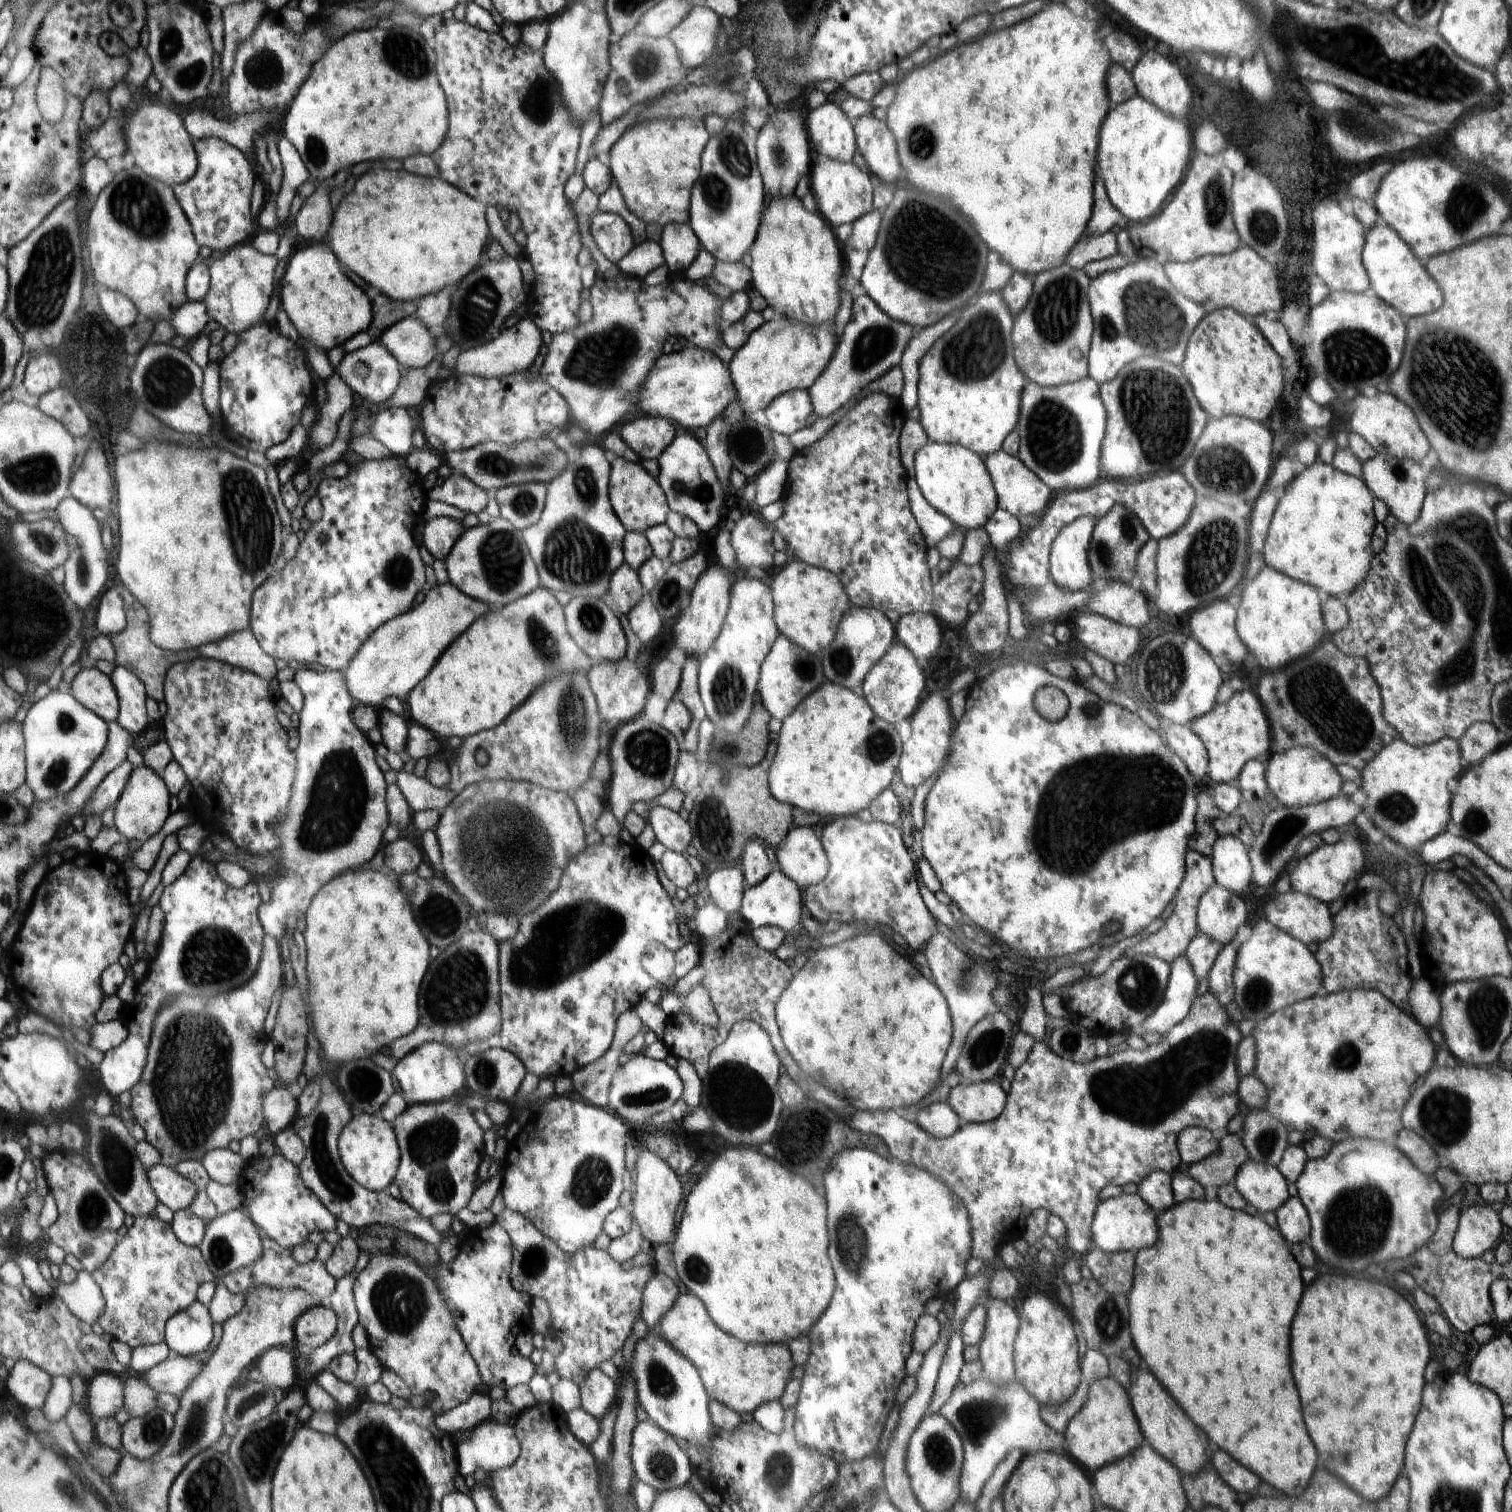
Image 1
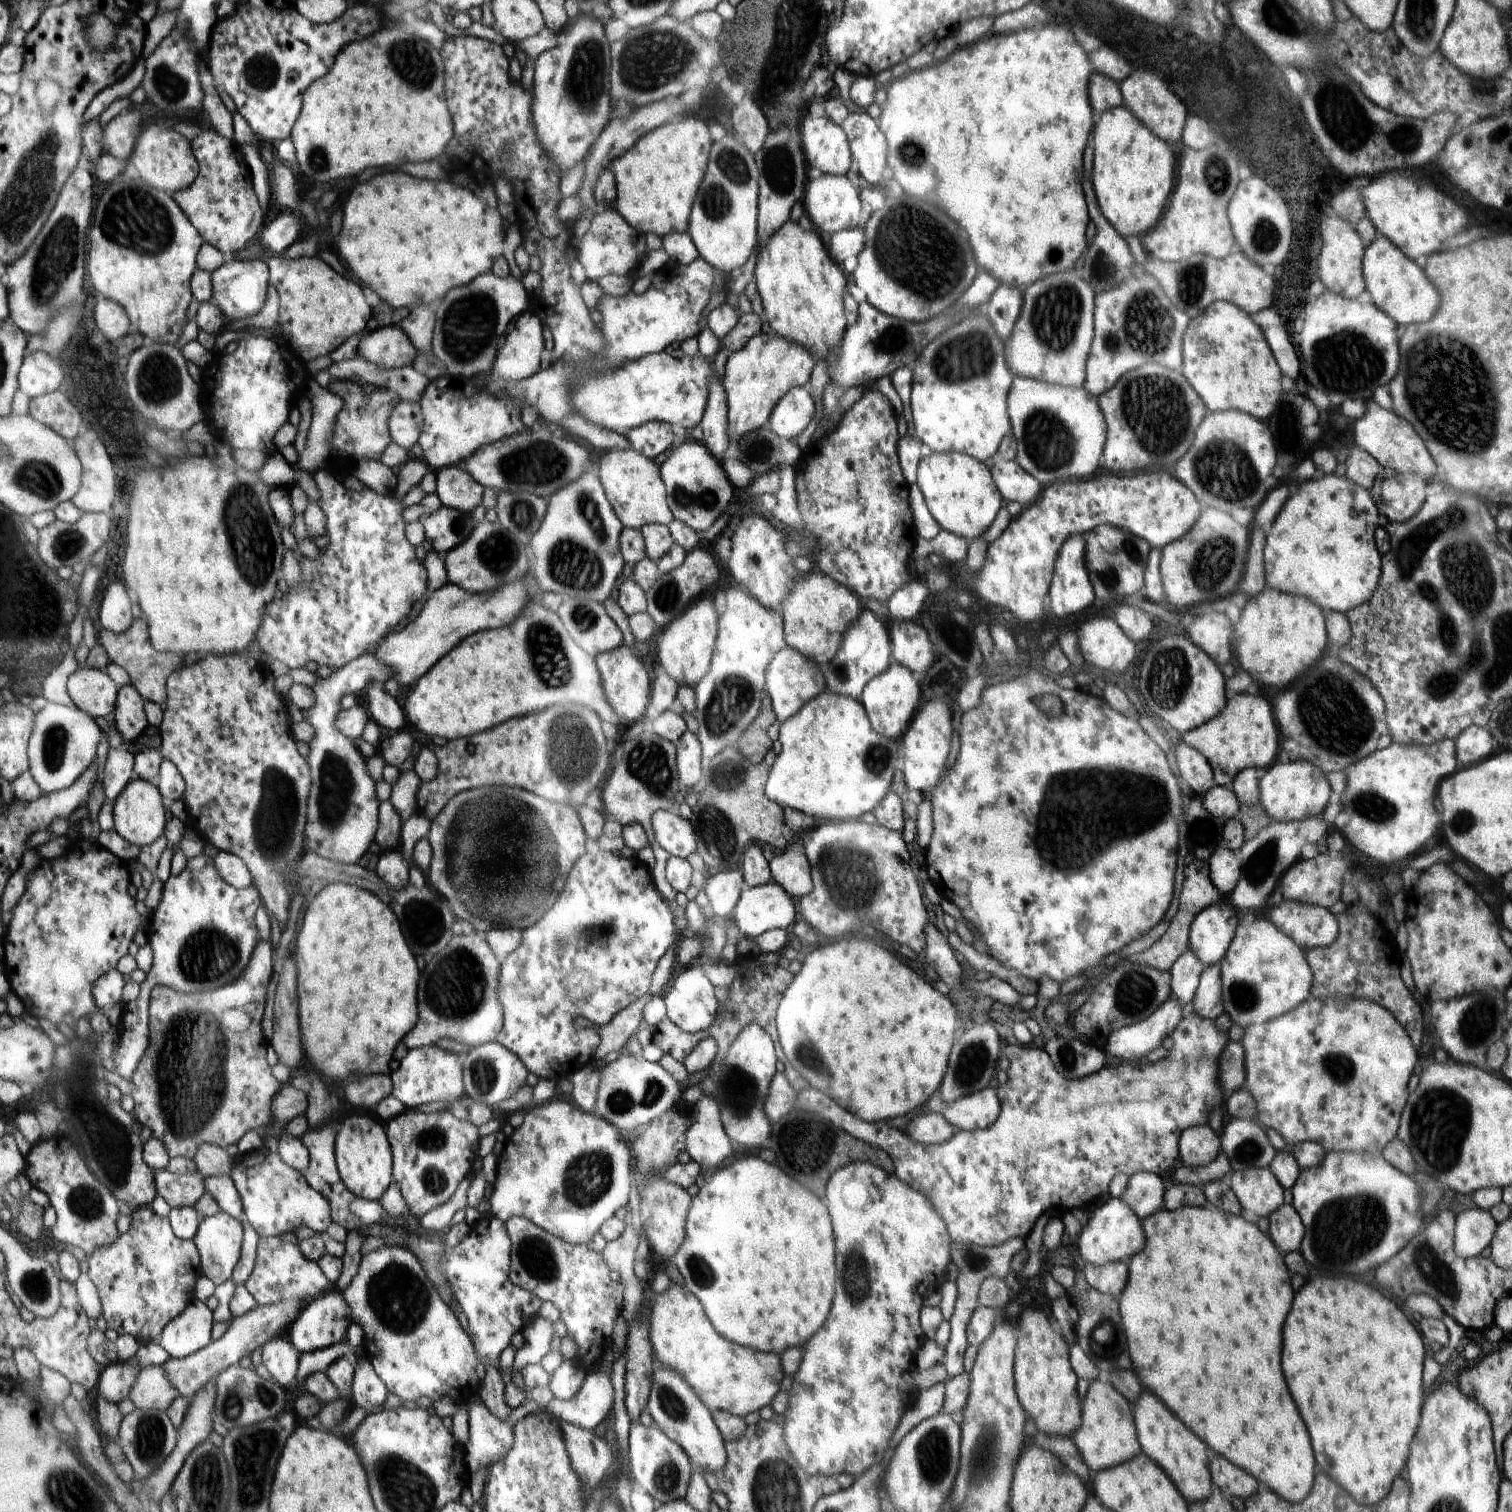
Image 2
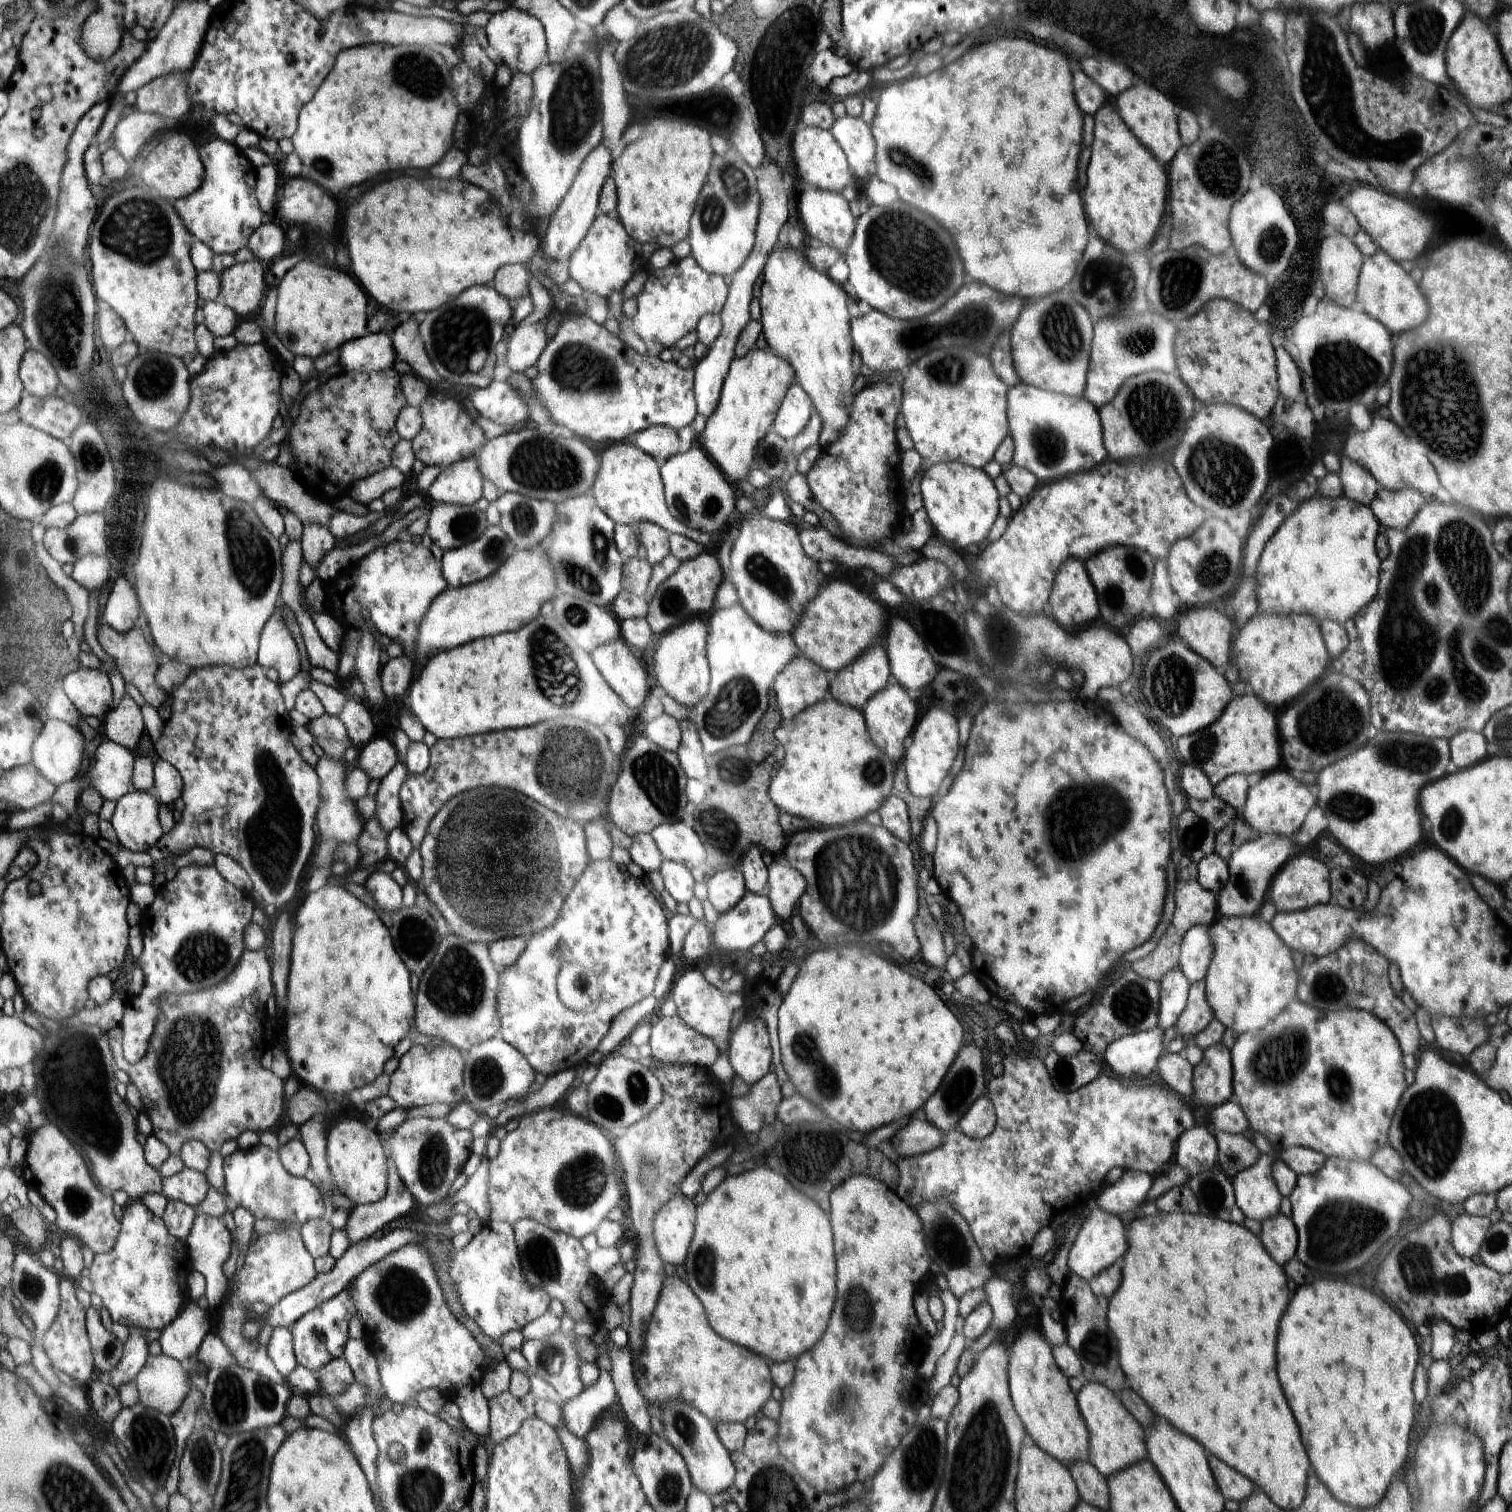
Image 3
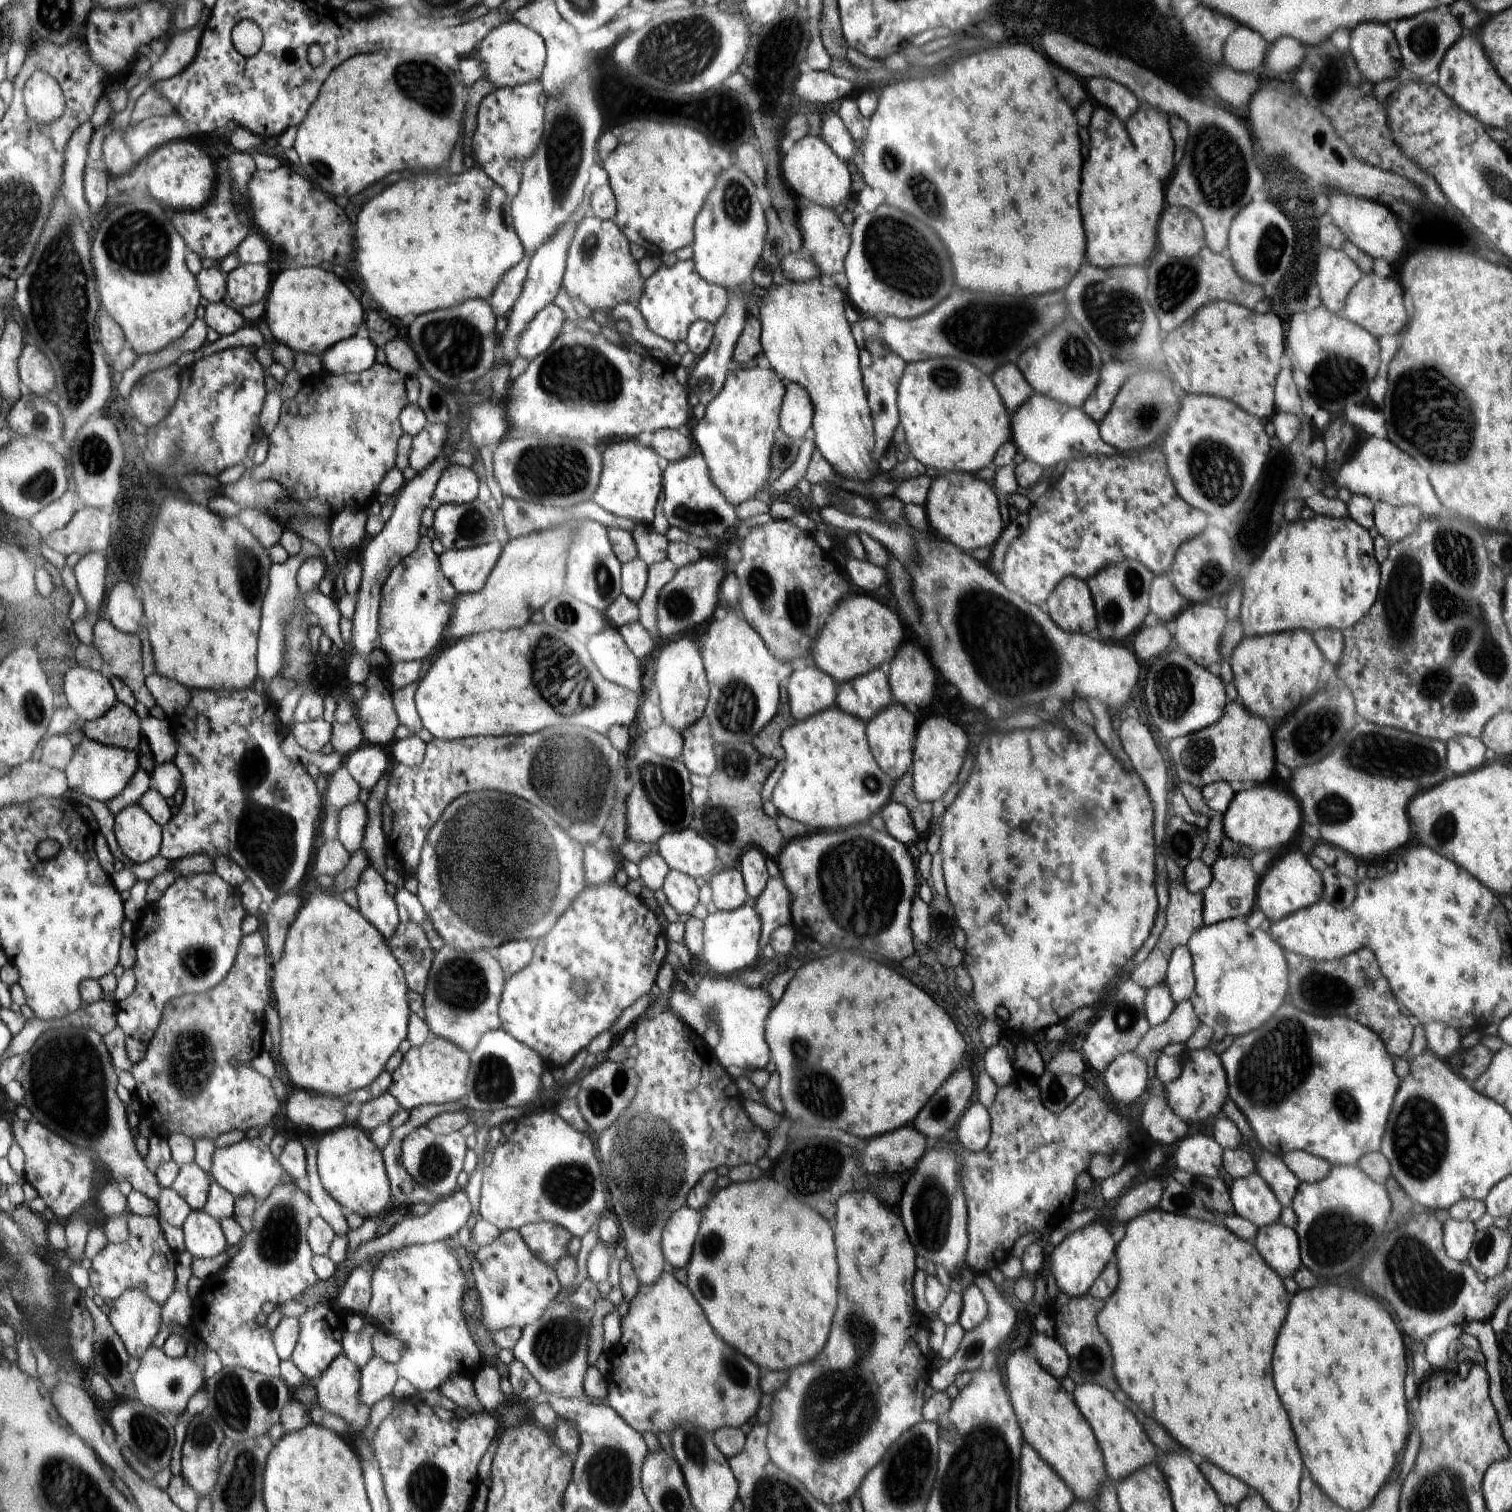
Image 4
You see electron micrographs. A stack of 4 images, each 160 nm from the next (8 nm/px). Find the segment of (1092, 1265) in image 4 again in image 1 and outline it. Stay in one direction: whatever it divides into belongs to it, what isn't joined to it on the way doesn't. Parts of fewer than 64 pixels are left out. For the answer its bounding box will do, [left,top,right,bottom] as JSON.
[1092,1193,1158,1252]

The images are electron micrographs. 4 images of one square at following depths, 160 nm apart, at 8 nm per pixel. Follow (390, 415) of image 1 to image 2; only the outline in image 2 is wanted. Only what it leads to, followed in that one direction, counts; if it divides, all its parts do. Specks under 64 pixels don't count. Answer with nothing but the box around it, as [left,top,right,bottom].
[390,401,423,452]

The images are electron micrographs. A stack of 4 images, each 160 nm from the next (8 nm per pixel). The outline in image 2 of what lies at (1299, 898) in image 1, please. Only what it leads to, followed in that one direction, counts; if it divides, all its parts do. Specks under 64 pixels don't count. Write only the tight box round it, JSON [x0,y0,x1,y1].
[1270,900,1339,951]

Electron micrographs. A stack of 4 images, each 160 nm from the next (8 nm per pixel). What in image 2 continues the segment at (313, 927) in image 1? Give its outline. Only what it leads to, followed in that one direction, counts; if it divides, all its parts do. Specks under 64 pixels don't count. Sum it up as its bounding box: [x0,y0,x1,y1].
[292,883,418,1084]

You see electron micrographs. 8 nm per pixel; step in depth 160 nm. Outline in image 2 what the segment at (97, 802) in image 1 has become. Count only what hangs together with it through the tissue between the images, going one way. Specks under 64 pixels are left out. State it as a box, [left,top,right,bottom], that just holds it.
[101,744,137,802]

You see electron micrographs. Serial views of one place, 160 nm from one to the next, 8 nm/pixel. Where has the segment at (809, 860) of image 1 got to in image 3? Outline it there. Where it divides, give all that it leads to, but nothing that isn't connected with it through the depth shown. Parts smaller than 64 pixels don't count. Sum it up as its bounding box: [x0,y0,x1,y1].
[768,862,807,924]

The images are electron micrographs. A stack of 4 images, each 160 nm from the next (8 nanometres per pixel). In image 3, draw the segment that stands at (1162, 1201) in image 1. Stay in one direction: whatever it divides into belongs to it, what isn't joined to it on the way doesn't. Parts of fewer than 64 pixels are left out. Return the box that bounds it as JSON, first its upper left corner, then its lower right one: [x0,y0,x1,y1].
[1097,1171,1153,1214]

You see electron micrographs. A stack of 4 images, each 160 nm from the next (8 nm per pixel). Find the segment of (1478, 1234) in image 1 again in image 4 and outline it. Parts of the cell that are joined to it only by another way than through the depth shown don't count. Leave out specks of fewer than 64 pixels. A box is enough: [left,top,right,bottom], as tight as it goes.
[1442,1218,1478,1263]

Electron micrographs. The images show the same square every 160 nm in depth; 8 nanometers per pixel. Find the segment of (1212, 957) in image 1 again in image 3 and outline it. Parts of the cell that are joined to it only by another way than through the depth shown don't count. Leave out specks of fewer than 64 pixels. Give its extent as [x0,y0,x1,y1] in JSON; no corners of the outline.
[1157,967,1190,1030]

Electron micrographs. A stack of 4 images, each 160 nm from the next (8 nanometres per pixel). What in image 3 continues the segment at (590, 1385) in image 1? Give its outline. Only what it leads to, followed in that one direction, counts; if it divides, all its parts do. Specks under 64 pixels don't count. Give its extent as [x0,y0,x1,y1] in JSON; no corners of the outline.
[561,1369,616,1439]

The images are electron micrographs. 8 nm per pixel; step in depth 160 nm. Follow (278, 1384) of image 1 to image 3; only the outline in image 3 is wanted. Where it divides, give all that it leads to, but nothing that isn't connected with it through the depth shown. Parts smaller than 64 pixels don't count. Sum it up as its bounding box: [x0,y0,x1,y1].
[267,1327,298,1378]

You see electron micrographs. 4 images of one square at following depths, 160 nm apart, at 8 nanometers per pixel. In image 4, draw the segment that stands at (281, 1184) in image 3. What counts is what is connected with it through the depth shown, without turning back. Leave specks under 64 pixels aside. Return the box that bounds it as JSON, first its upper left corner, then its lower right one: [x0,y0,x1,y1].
[210,1137,292,1203]

